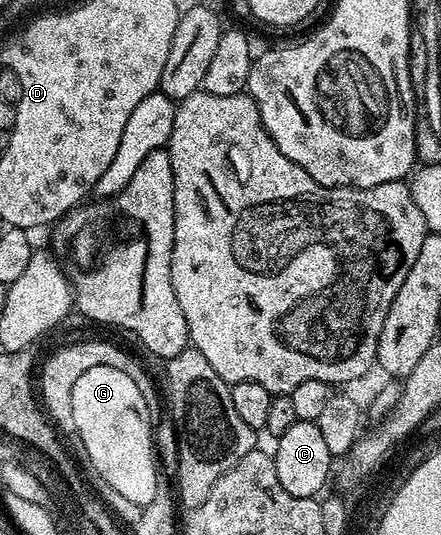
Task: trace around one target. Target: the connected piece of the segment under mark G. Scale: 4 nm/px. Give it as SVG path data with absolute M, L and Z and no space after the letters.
M95 366L75 382L75 390L71 390L71 414L75 418L76 434L85 447L84 459L89 459L104 487L115 491L120 499L142 506L149 504L155 498L159 471L153 453L155 419L139 392L137 381L127 378L123 370Z

